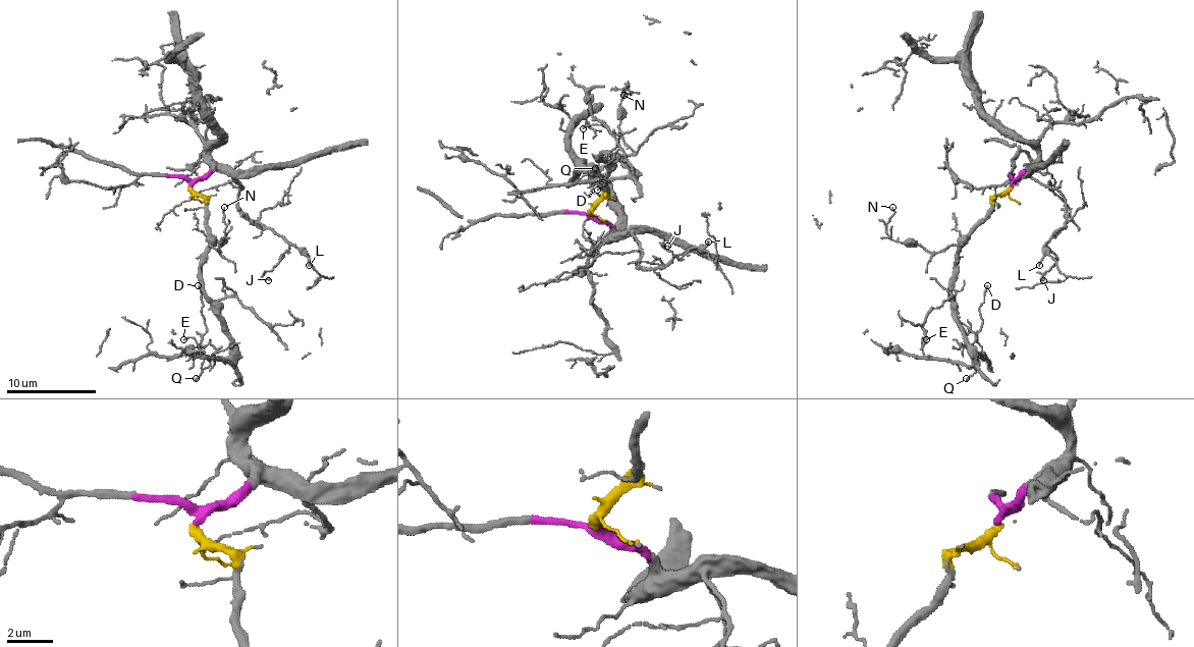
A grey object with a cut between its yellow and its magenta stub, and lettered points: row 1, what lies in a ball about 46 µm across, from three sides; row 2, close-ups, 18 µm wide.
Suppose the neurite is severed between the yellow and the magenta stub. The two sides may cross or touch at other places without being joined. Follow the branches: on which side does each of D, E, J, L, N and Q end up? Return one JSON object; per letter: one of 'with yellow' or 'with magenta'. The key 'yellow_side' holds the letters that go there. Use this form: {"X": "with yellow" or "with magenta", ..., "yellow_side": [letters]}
{"D": "with yellow", "E": "with yellow", "J": "with magenta", "L": "with magenta", "N": "with yellow", "Q": "with yellow", "yellow_side": ["D", "E", "N", "Q"]}

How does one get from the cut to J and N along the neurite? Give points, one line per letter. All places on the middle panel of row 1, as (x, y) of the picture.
J: (590, 213), (639, 244), (642, 258), (637, 266), (668, 264), (689, 249), (680, 260), (661, 247), (668, 247)
N: (590, 213), (603, 195), (608, 159), (616, 146), (623, 94)

